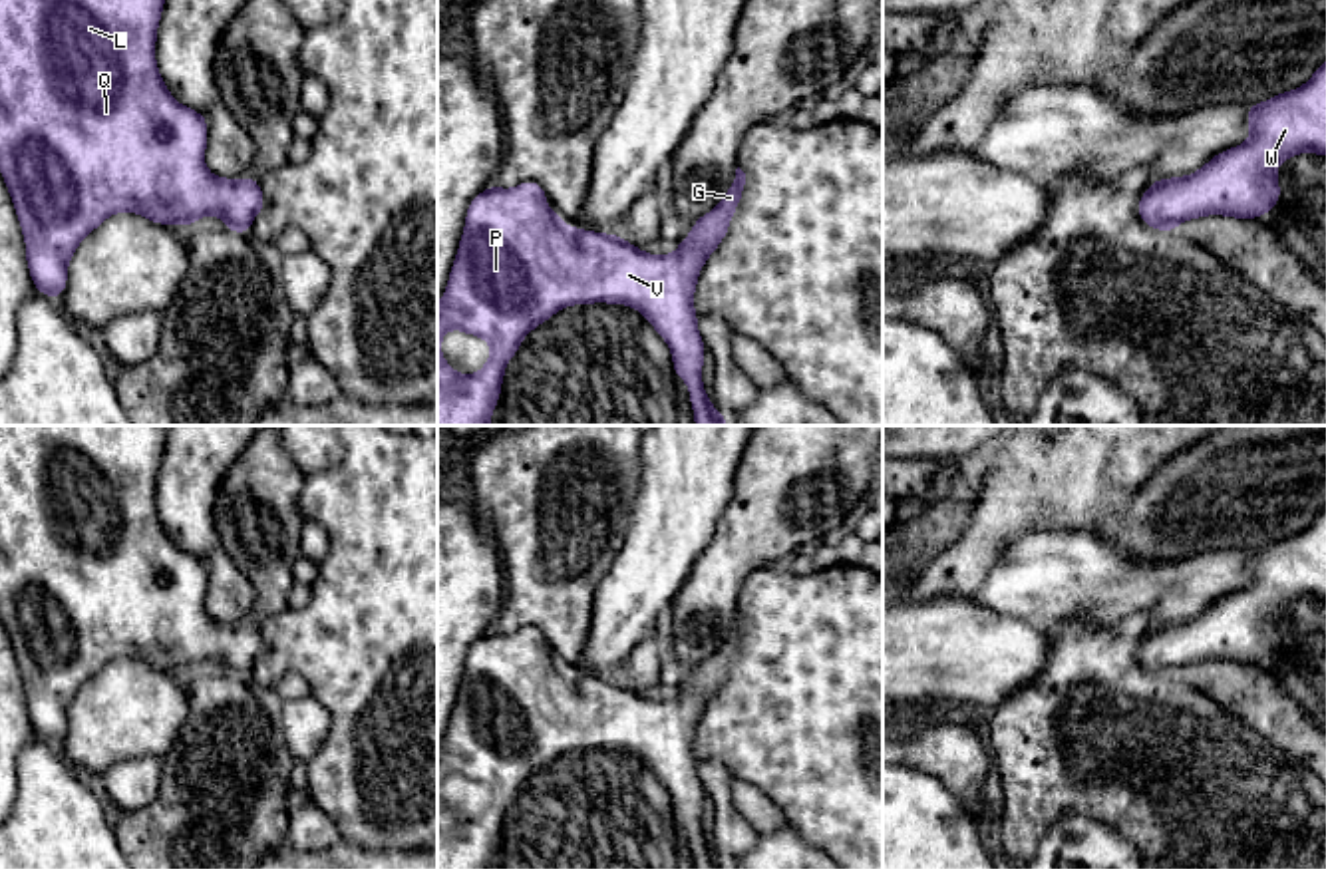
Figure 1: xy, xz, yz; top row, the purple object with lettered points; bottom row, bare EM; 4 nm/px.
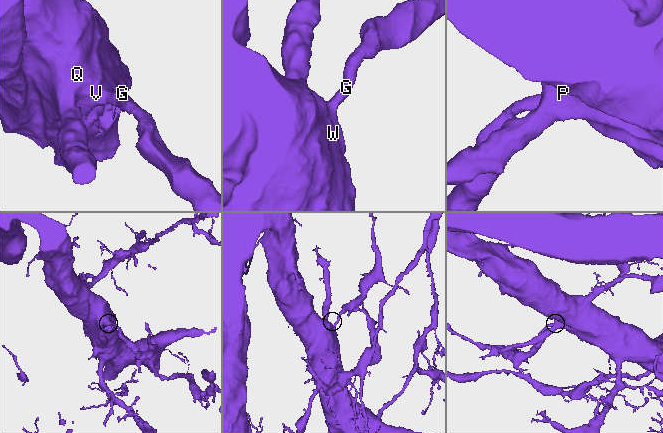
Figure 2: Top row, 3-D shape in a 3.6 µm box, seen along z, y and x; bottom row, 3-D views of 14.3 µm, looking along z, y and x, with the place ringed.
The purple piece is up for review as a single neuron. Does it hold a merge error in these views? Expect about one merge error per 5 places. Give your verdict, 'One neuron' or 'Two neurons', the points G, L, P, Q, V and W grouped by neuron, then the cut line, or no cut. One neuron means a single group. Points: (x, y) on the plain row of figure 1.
One neuron. Groups: G L P Q V W. No split

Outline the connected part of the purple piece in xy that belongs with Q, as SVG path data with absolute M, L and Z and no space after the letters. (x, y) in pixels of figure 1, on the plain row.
M0 426L0 618L12 642L22 682L26 708L38 738L56 744L66 736L68 710L78 690L115 658L137 658L157 670L191 672L205 660L227 668L231 678L245 680L264 652L256 624L227 624L213 620L205 610L207 563L179 549L167 535L155 505L157 473L165 451L169 426Z

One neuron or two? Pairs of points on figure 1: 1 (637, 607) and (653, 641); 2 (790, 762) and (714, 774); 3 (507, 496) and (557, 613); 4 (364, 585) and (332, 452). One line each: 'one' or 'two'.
1: two
2: two
3: one
4: two

